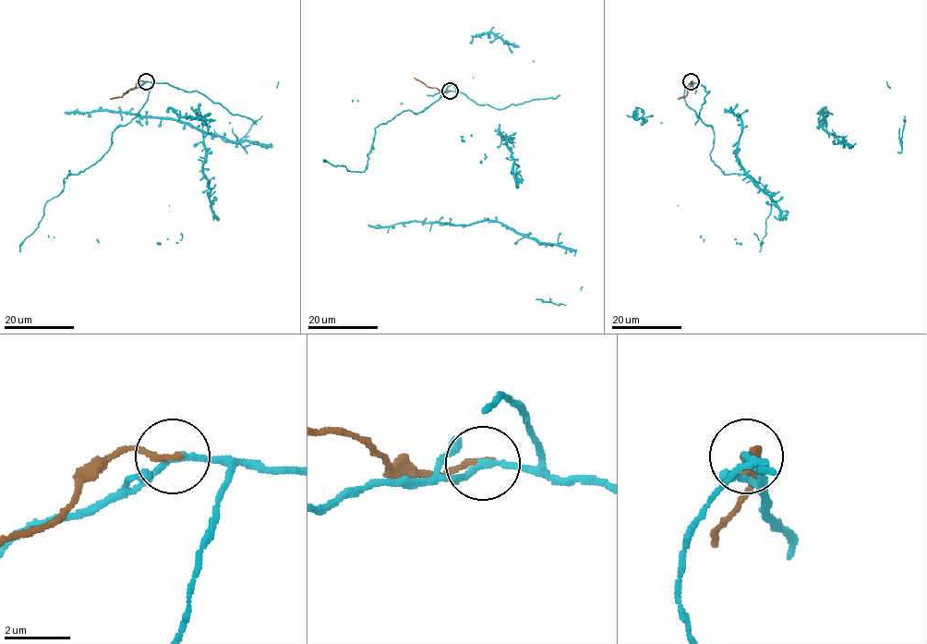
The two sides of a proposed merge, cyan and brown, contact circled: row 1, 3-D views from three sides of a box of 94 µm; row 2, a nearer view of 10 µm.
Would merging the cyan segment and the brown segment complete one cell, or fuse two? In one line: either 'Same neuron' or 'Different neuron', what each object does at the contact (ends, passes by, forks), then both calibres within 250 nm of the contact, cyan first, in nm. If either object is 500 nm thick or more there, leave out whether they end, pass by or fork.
Different neuron. At the ring cyan passes by. At the ring brown ends. Thickness 170 nm (cyan) against 200 nm

